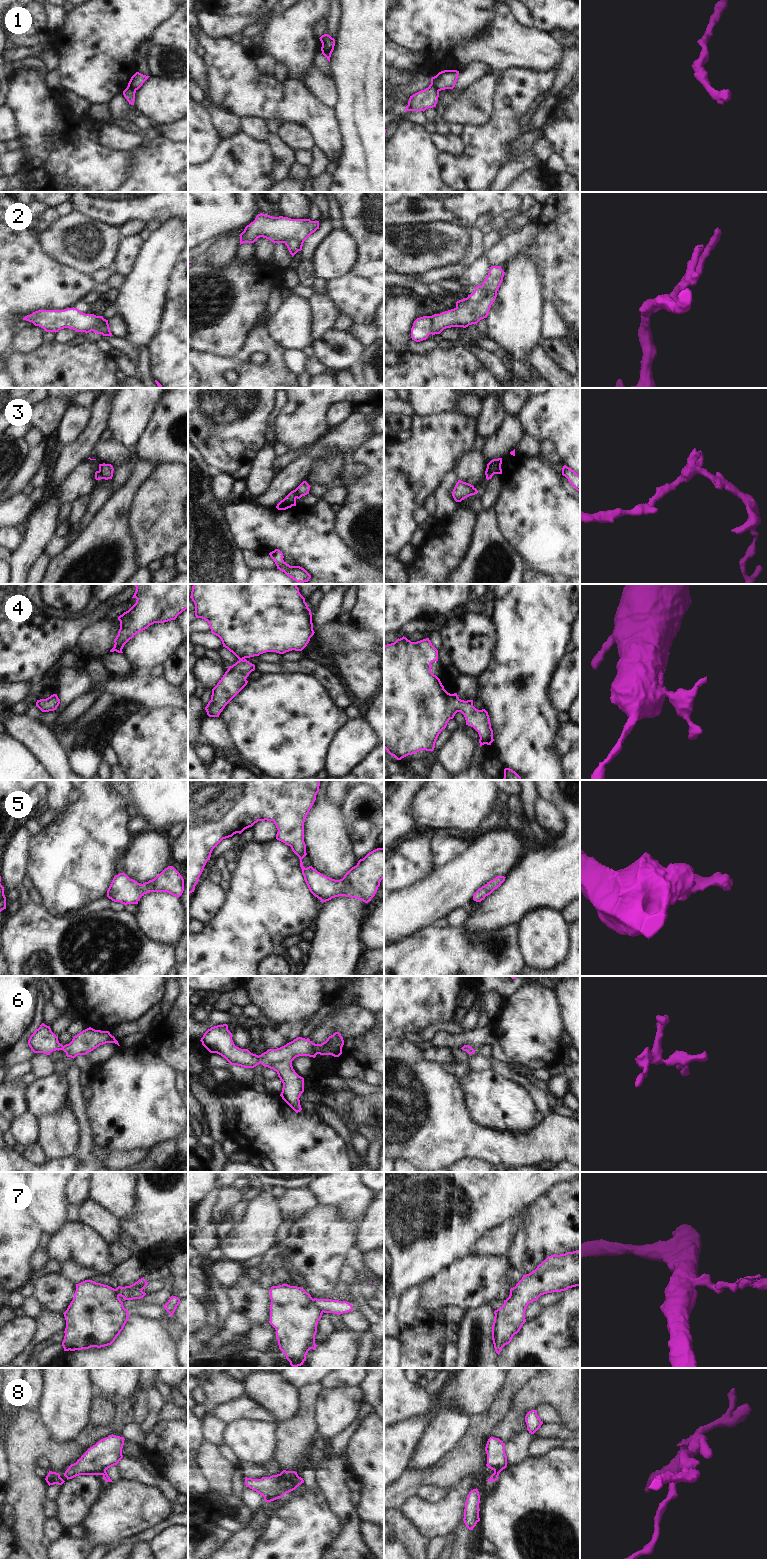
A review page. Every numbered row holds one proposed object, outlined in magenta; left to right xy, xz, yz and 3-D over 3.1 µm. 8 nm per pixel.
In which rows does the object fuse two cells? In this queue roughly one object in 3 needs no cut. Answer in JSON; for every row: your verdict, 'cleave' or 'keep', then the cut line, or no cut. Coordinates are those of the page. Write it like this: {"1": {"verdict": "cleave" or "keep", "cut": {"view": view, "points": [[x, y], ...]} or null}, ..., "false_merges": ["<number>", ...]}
{"1": {"verdict": "cleave", "cut": {"view": "xz", "points": [[333, 47], [322, 51]]}}, "2": {"verdict": "cleave", "cut": {"view": "xz", "points": [[303, 242], [297, 239], [289, 239], [285, 243]]}}, "3": {"verdict": "cleave", "cut": {"view": "yz", "points": [[500, 465], [485, 474]]}}, "4": {"verdict": "keep", "cut": null}, "5": {"verdict": "keep", "cut": null}, "6": {"verdict": "keep", "cut": null}, "7": {"verdict": "cleave", "cut": {"view": "xz", "points": [[312, 1299], [312, 1303], [323, 1311]]}}, "8": {"verdict": "cleave", "cut": {"view": "yz", "points": [[494, 1471], [499, 1472]]}}, "false_merges": ["1", "2", "3", "7", "8"]}

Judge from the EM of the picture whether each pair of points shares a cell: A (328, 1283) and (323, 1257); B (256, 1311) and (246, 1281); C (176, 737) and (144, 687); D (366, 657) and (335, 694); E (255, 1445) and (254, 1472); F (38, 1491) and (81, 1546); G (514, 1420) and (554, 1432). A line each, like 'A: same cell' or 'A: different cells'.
A: same cell
B: same cell
C: different cells
D: different cells
E: different cells
F: different cells
G: different cells

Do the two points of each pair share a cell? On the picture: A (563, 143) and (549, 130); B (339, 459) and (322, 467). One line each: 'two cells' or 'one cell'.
A: one cell
B: one cell

